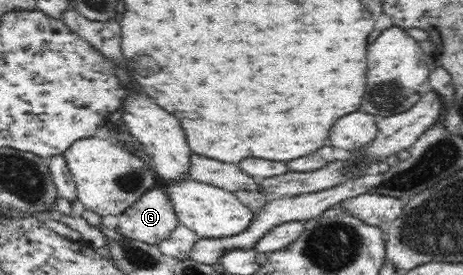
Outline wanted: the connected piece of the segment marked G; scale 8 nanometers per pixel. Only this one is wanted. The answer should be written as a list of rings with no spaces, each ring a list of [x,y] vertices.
[[[158,185],[152,190],[148,190],[144,196],[140,197],[128,210],[118,215],[118,231],[130,241],[138,241],[151,245],[160,244],[165,238],[168,238],[179,225],[178,217],[174,212],[170,197],[162,185]]]

